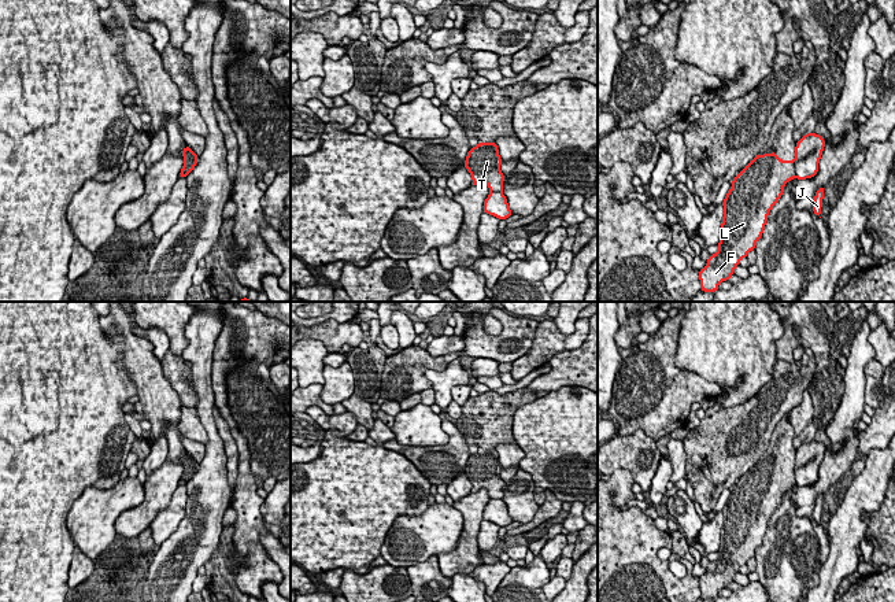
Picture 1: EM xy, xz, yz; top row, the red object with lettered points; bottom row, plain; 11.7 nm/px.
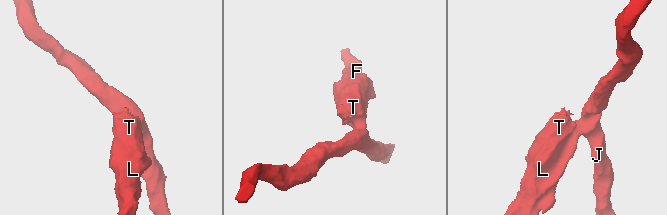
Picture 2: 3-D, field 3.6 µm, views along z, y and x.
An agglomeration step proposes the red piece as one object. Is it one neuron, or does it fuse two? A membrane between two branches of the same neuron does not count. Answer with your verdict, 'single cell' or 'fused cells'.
fused cells

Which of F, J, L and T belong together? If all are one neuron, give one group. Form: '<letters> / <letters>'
F L T / J

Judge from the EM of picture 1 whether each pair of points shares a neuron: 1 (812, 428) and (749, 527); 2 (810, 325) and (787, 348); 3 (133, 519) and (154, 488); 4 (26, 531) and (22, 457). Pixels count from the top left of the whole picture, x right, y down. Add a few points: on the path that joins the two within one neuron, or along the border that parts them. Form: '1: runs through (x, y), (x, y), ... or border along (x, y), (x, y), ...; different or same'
1: border along (794, 438), (795, 450); different
2: runs through (807, 332), (798, 342), (794, 342); same
3: runs through (141, 512), (154, 497); same
4: runs through (23, 513), (22, 475); same

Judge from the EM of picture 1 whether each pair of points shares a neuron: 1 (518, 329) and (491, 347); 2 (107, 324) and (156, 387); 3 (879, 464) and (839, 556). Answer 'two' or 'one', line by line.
1: one
2: one
3: one

